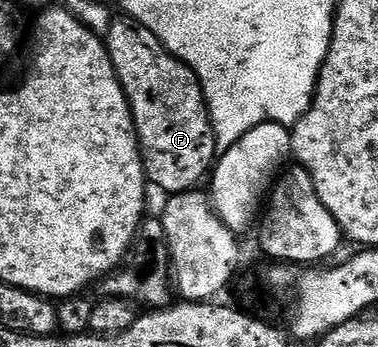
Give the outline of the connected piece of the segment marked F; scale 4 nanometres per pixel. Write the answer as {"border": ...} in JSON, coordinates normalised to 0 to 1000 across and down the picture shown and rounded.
{"border":[[[304,63],[278,104],[278,124],[347,297],[347,337],[357,343],[397,527],[434,542],[442,559],[503,553],[571,470],[569,375],[558,366],[537,251],[513,207],[460,161],[437,156],[434,141],[389,104],[365,104],[357,92],[336,104],[333,75]]]}

